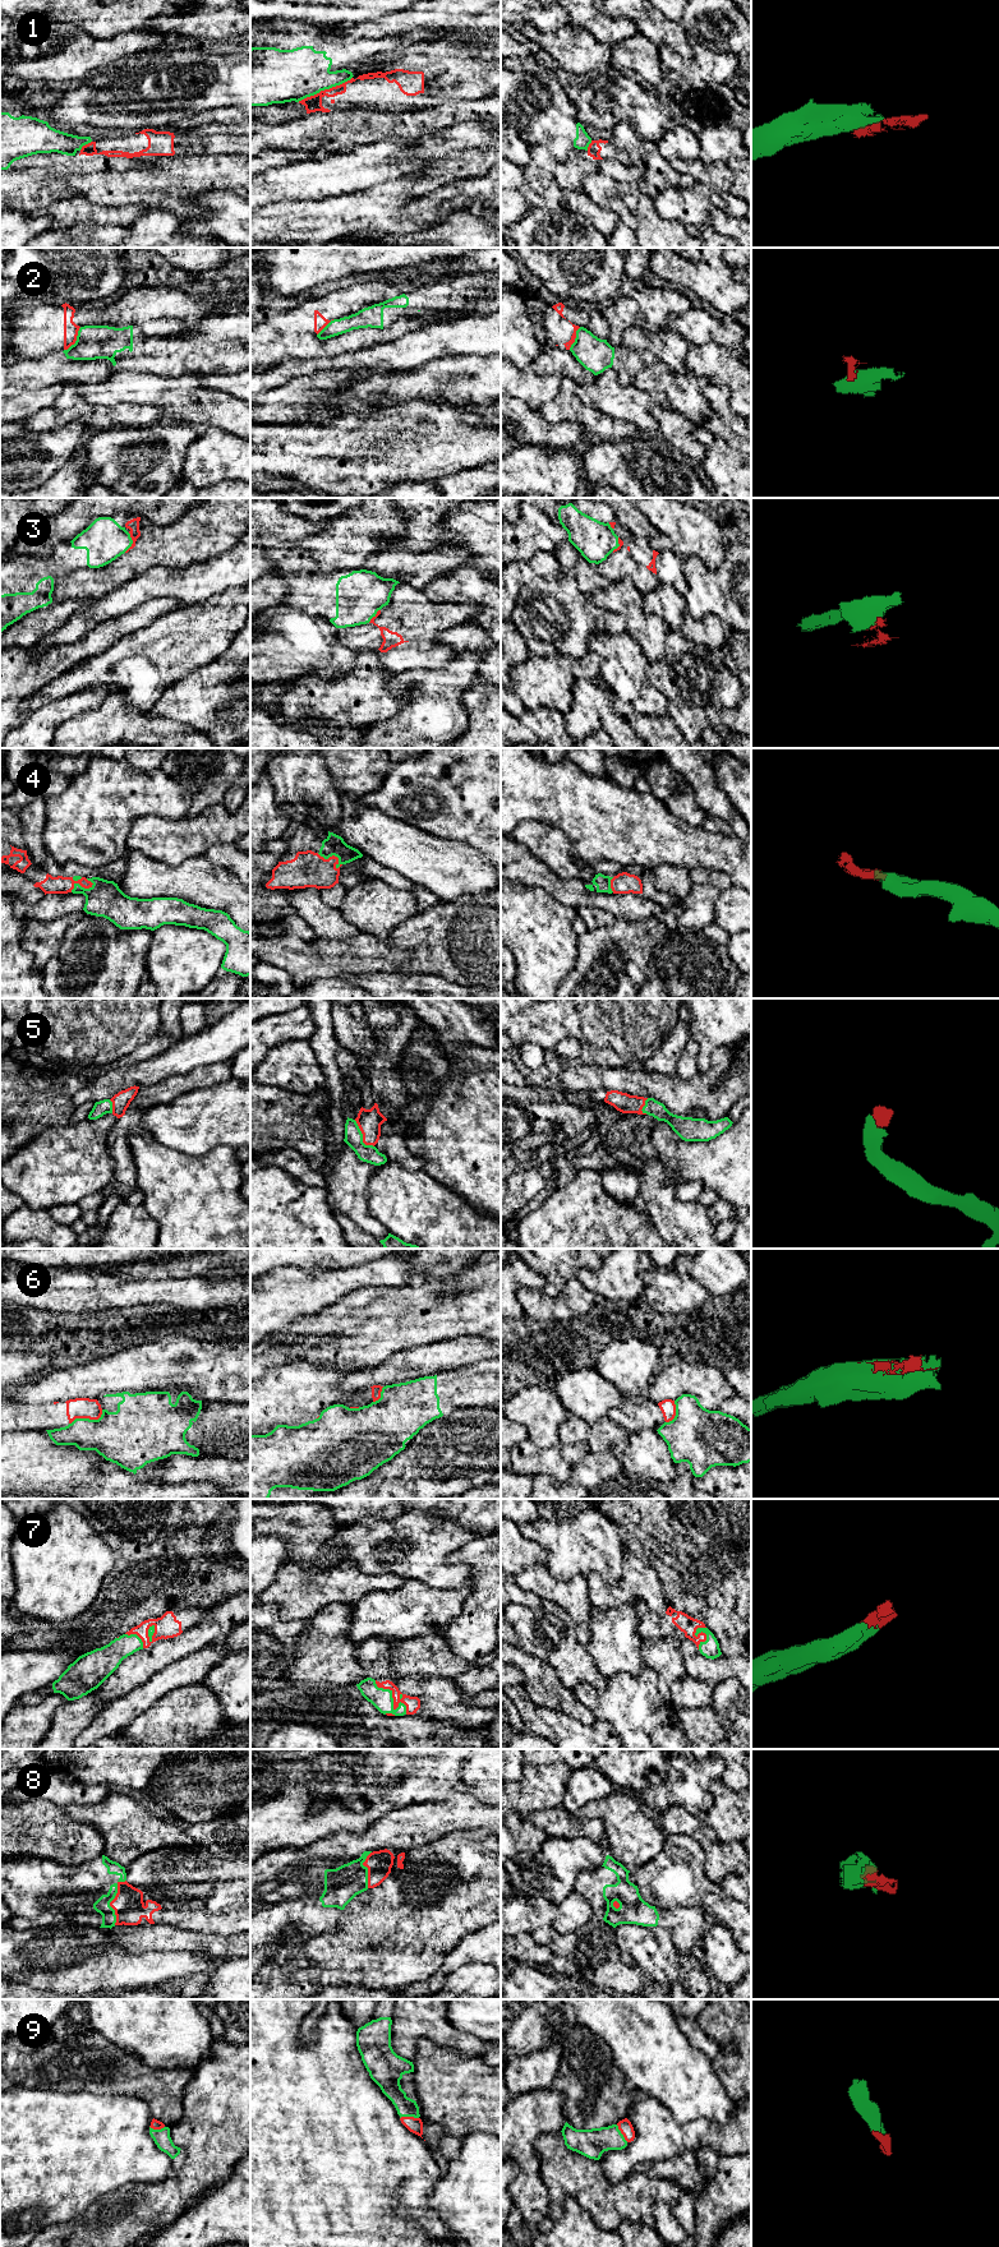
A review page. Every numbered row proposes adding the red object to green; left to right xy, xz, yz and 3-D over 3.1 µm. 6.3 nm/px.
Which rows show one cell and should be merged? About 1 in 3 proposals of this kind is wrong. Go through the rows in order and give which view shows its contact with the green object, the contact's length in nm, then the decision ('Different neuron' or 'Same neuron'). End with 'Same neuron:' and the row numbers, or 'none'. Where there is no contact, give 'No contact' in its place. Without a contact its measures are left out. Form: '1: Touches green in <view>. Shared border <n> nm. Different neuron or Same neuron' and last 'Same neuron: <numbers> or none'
1: Touches green in xz. Shared border 380 nm. Different neuron
2: Touches green in xy. Shared border 190 nm. Different neuron
3: Touches green in xy. Shared border 130 nm. Different neuron
4: Touches green in xy. Shared border 160 nm. Same neuron
5: Touches green in xz. Shared border 220 nm. Same neuron
6: Touches green in xy. Shared border 240 nm. Different neuron
7: Touches green in xz. Shared border 300 nm. Same neuron
8: Touches green in xy. Shared border 300 nm. Same neuron
9: Touches green in xz. Shared border 120 nm. Same neuron
Same neuron: 4, 5, 7, 8, 9

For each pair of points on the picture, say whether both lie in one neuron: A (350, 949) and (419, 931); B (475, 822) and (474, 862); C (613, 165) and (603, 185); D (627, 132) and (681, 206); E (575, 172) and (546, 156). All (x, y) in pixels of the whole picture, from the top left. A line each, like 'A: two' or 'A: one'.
A: one
B: two
C: one
D: two
E: one

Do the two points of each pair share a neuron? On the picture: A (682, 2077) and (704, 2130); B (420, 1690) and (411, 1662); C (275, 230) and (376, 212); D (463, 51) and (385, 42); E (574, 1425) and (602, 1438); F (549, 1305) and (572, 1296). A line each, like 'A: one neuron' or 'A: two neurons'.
A: two neurons
B: two neurons
C: one neuron
D: two neurons
E: one neuron
F: one neuron

